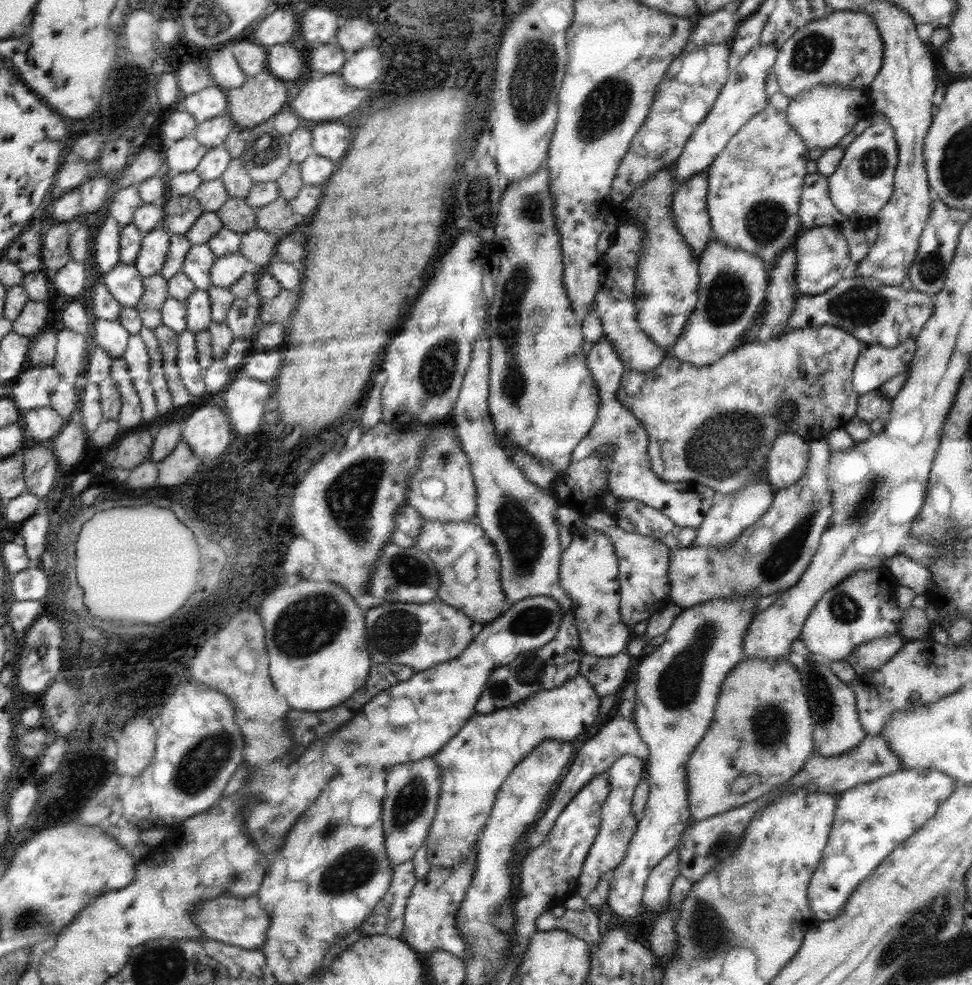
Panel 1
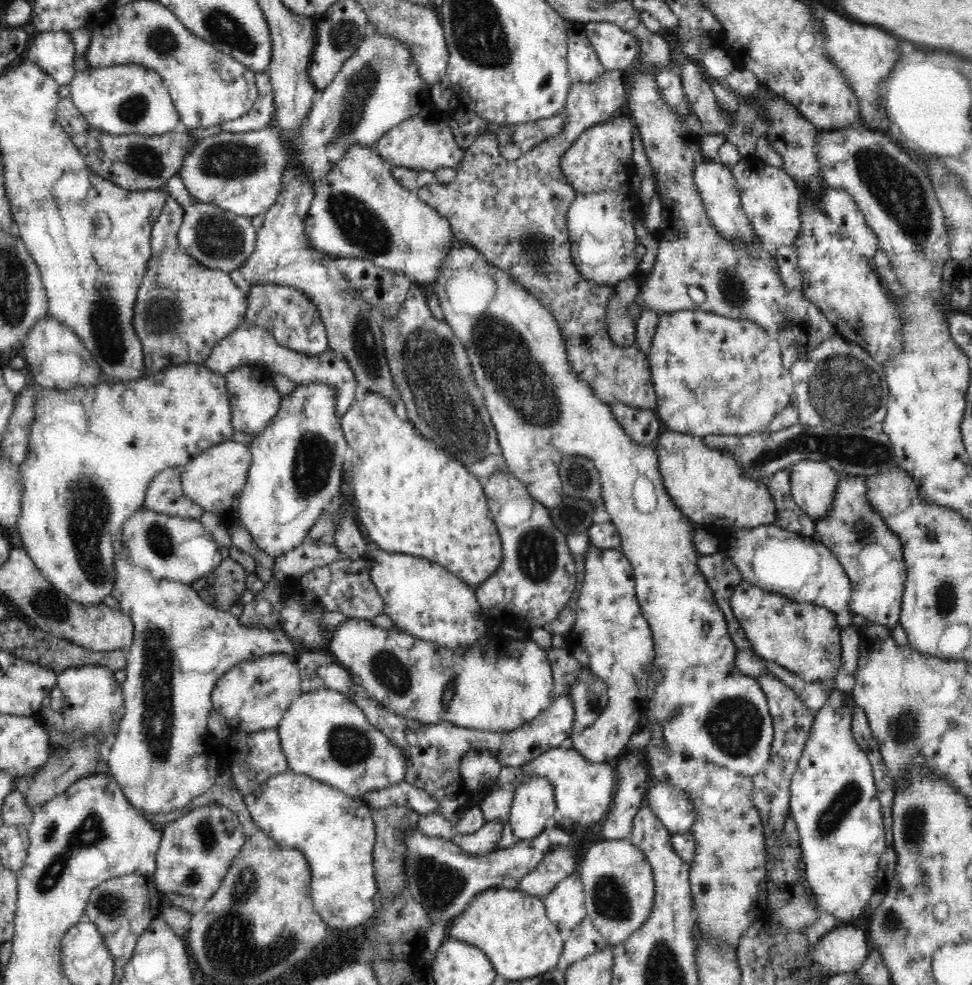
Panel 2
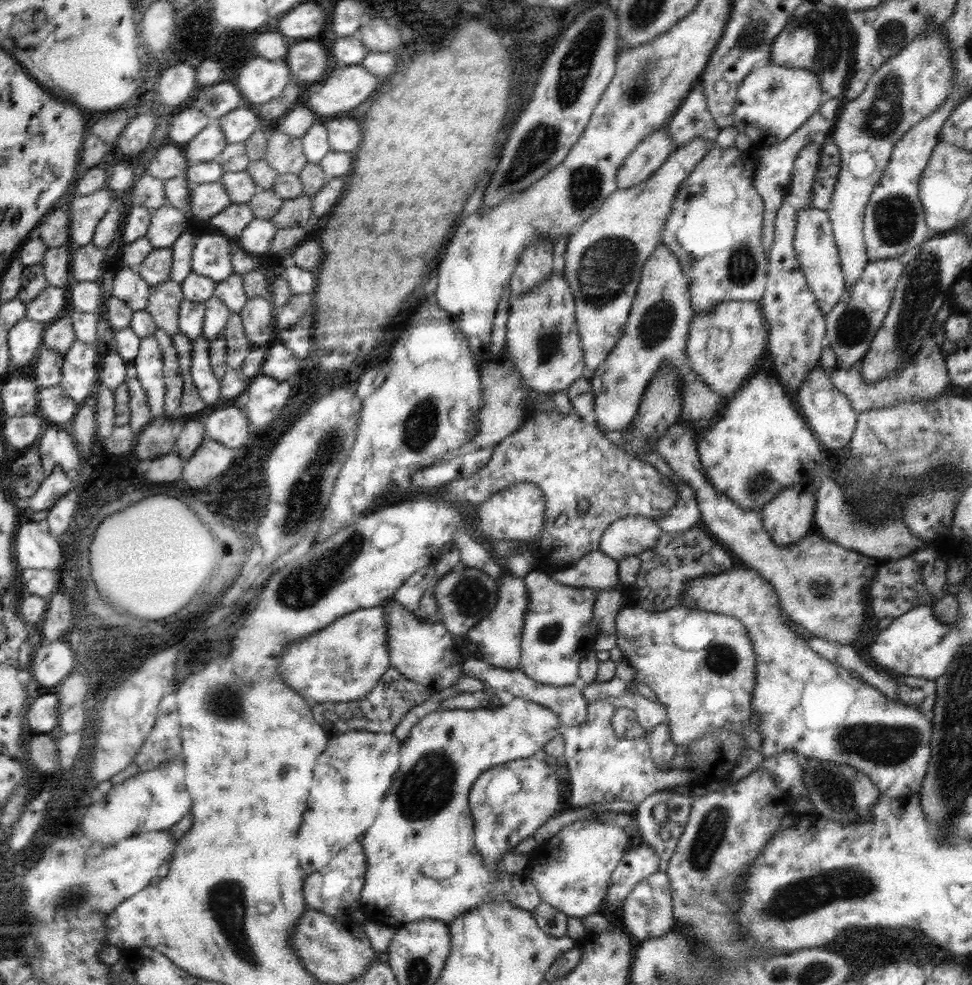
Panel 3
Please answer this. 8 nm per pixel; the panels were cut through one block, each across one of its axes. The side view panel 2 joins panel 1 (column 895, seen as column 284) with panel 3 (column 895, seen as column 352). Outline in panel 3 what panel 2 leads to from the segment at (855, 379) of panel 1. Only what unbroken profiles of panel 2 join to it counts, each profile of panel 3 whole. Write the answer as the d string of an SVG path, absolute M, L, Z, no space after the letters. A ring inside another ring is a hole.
M931 333L925 339L924 347L916 351L902 368L889 372L887 376L881 376L876 382L865 382L858 365L848 369L836 368L831 372L830 379L833 385L846 395L852 408L857 412L889 407L894 403L930 399L948 390L950 385L941 348L936 344L934 335L931 337Z

